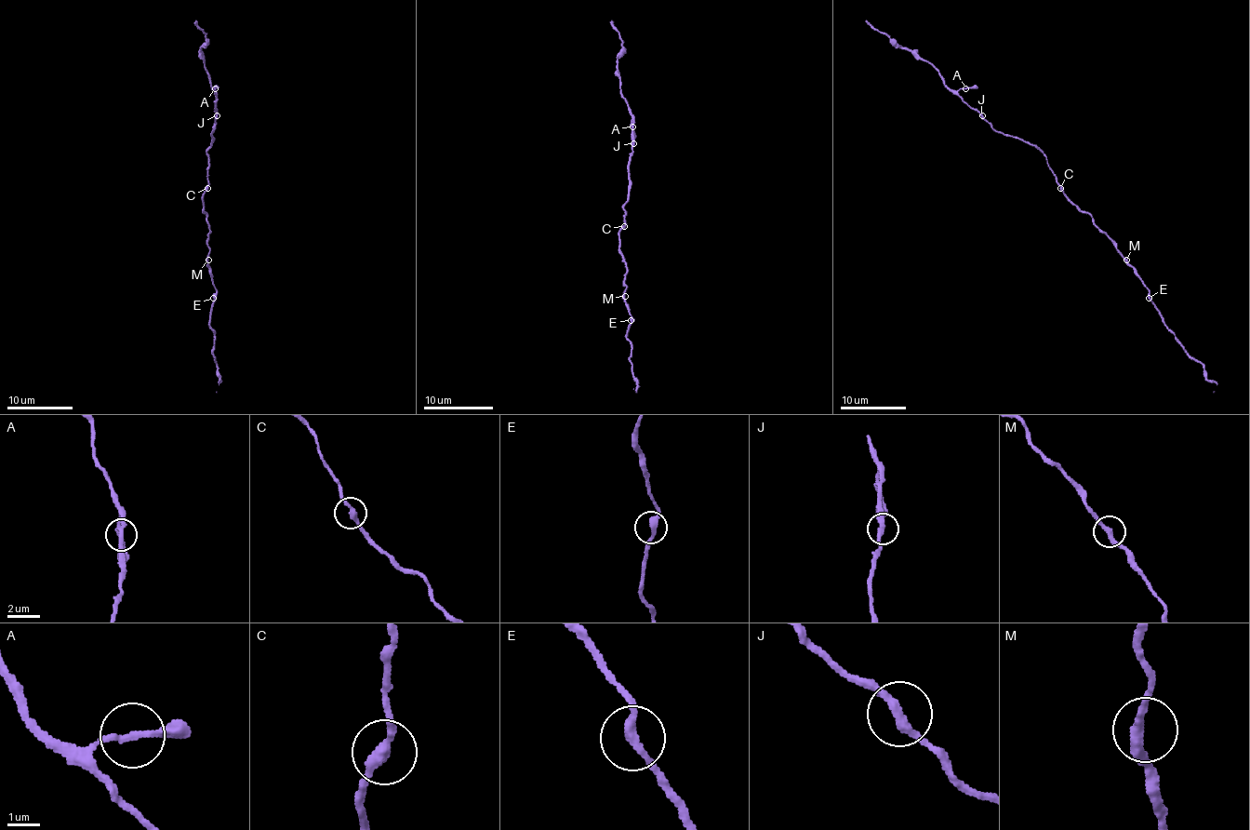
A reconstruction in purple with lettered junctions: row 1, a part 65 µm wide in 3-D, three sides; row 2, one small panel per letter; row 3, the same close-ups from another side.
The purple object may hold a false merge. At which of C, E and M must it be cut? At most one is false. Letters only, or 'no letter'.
no letter

